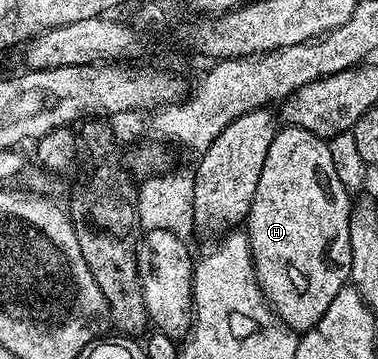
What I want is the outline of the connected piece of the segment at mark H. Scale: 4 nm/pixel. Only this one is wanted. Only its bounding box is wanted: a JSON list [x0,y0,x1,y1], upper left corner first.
[246,125,352,335]

